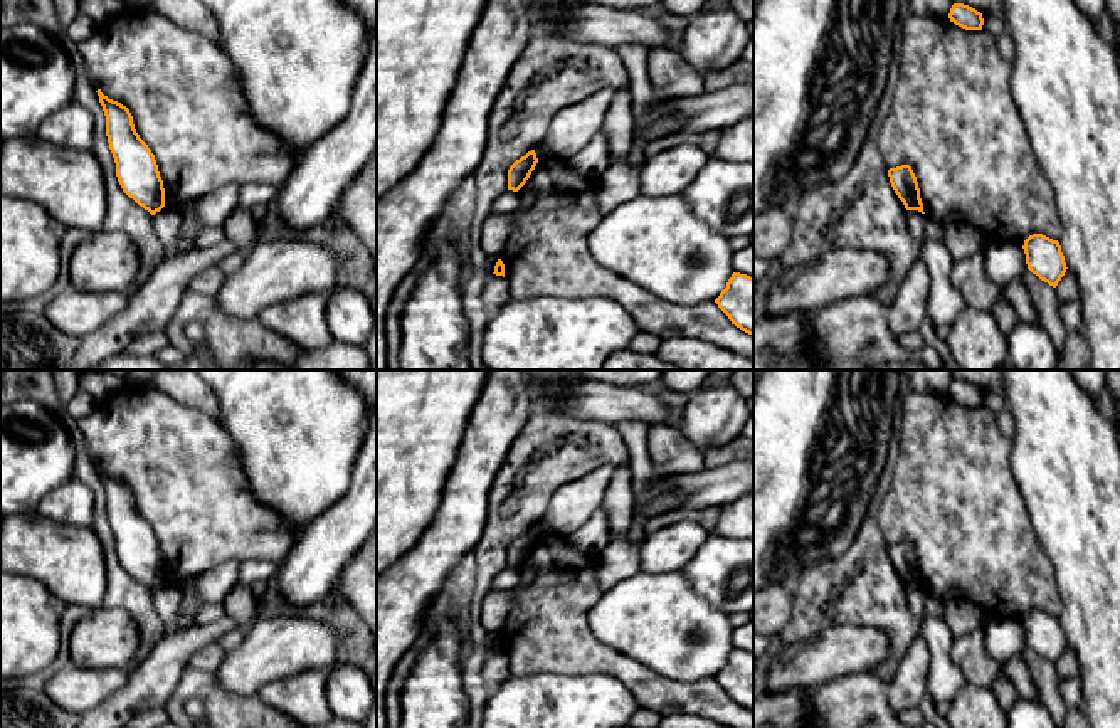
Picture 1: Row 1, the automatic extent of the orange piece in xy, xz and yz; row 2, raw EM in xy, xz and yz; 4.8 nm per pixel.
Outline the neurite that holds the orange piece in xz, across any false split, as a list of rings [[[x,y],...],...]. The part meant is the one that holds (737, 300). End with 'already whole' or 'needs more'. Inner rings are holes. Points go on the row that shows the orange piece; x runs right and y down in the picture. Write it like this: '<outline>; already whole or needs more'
[[[733,272],[715,303],[732,324],[753,336],[753,277]]]; already whole

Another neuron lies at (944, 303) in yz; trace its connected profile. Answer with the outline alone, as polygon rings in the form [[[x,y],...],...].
[[[923,239],[922,262],[930,274],[927,323],[932,328],[948,326],[965,308],[969,308],[960,291],[950,281],[955,261],[950,256],[947,244]]]

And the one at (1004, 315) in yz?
[[[999,301],[992,306],[991,313],[994,314],[997,326],[1001,328],[1002,333],[1009,333],[1016,323],[1019,321],[1017,314],[1014,313],[1014,309],[1004,303]]]

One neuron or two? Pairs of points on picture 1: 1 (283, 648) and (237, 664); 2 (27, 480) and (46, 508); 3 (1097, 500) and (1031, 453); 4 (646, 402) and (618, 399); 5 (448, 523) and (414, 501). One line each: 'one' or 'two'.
1: one
2: two
3: one
4: one
5: two

